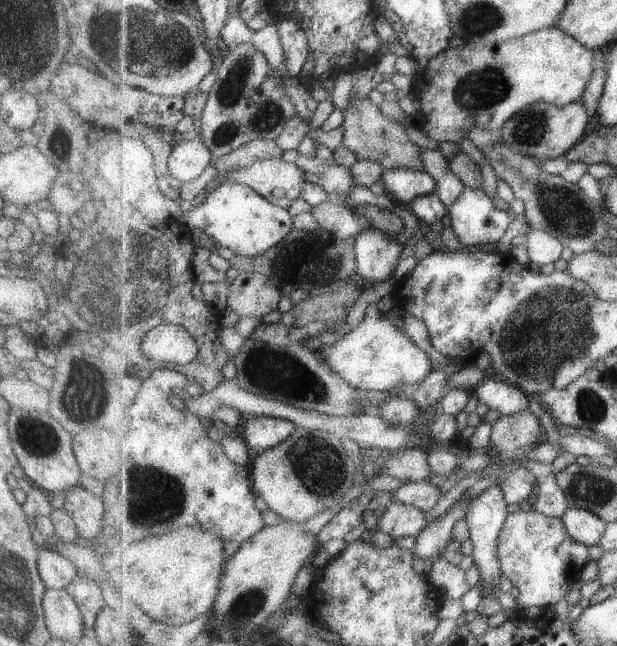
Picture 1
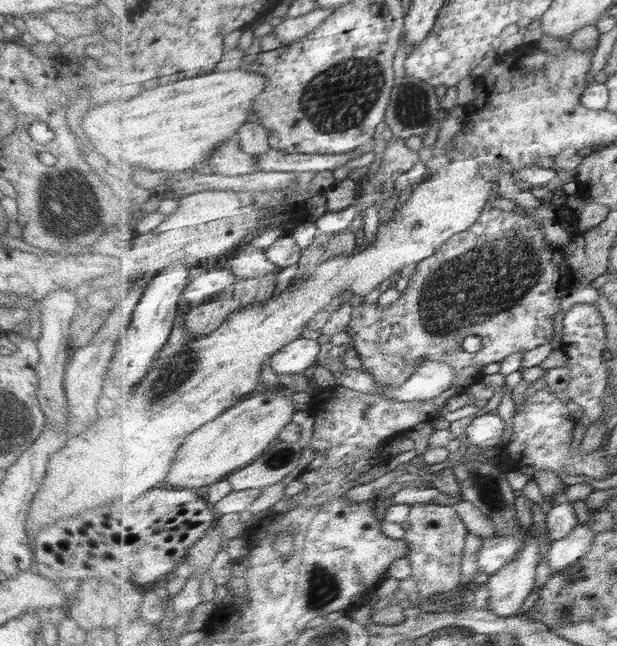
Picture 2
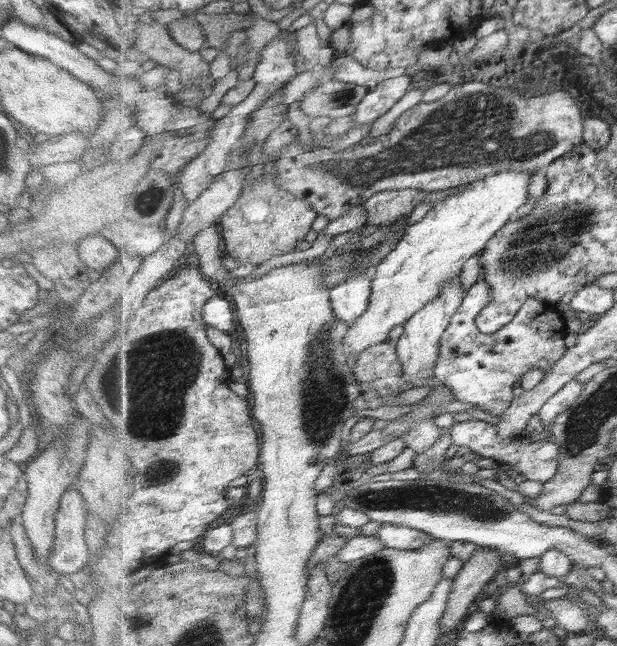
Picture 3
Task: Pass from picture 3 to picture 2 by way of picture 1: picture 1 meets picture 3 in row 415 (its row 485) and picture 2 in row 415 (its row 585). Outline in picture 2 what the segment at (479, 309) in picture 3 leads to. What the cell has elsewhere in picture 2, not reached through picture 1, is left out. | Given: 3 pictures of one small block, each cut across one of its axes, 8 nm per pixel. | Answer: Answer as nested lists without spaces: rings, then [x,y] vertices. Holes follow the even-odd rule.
[[[480,414],[466,429],[464,438],[481,449],[502,448],[502,438],[508,422],[498,414]]]

